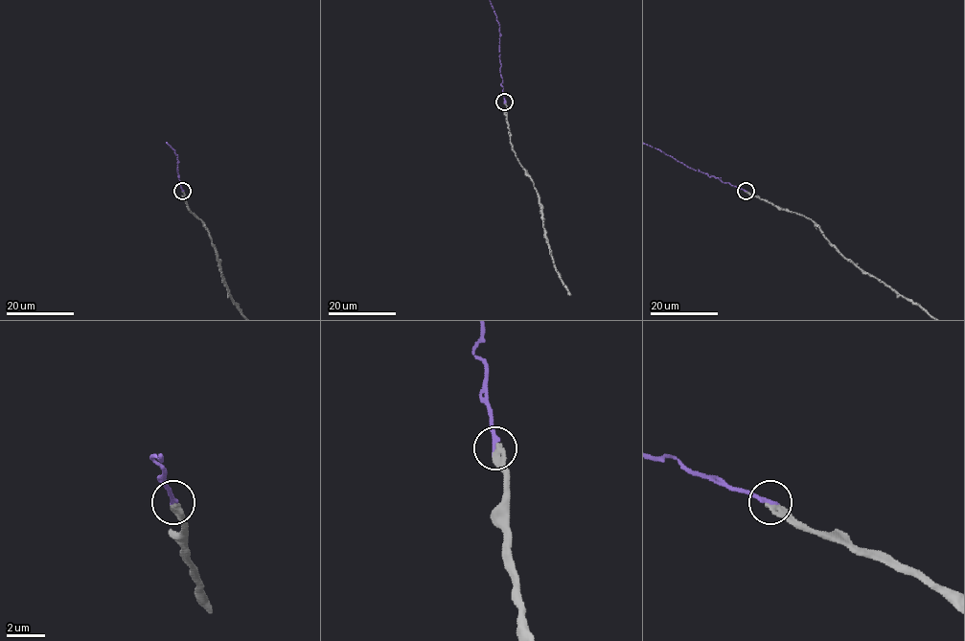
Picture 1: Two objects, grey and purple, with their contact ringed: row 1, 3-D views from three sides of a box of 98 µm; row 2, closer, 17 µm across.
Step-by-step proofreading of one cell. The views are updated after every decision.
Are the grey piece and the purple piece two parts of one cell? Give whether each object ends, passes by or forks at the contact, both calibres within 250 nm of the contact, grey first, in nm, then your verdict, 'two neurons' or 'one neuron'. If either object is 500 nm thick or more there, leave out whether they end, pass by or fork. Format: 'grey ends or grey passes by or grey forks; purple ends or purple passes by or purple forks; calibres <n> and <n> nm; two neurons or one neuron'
grey ends; purple ends; calibres 360 and 240 nm; two neurons

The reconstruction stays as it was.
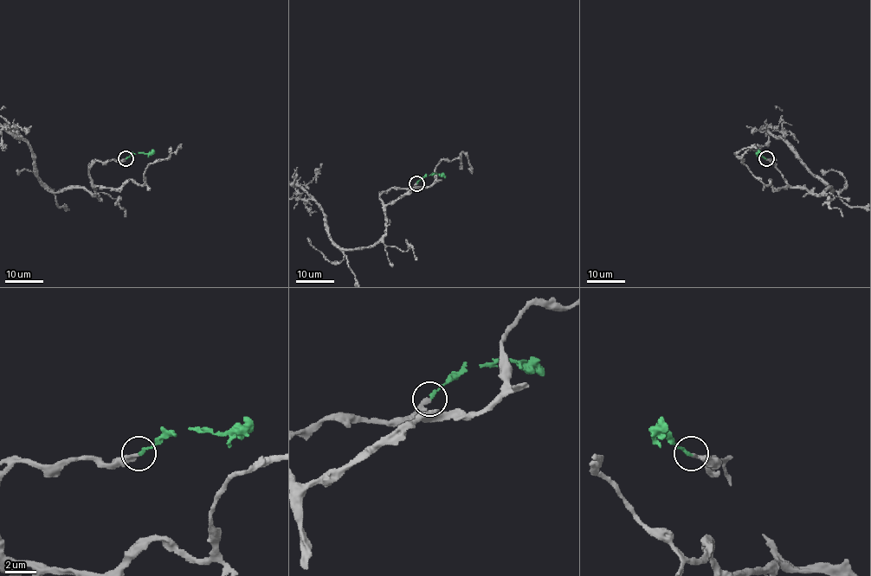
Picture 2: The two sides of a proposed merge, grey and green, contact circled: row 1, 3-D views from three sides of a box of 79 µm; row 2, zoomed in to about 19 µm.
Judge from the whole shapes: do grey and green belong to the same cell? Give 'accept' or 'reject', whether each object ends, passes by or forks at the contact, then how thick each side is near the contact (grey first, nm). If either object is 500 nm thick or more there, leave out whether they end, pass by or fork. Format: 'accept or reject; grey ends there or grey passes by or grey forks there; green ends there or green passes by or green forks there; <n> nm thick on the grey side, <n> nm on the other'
accept; grey ends there; green ends there; 260 nm thick on the grey side, 200 nm on the other

